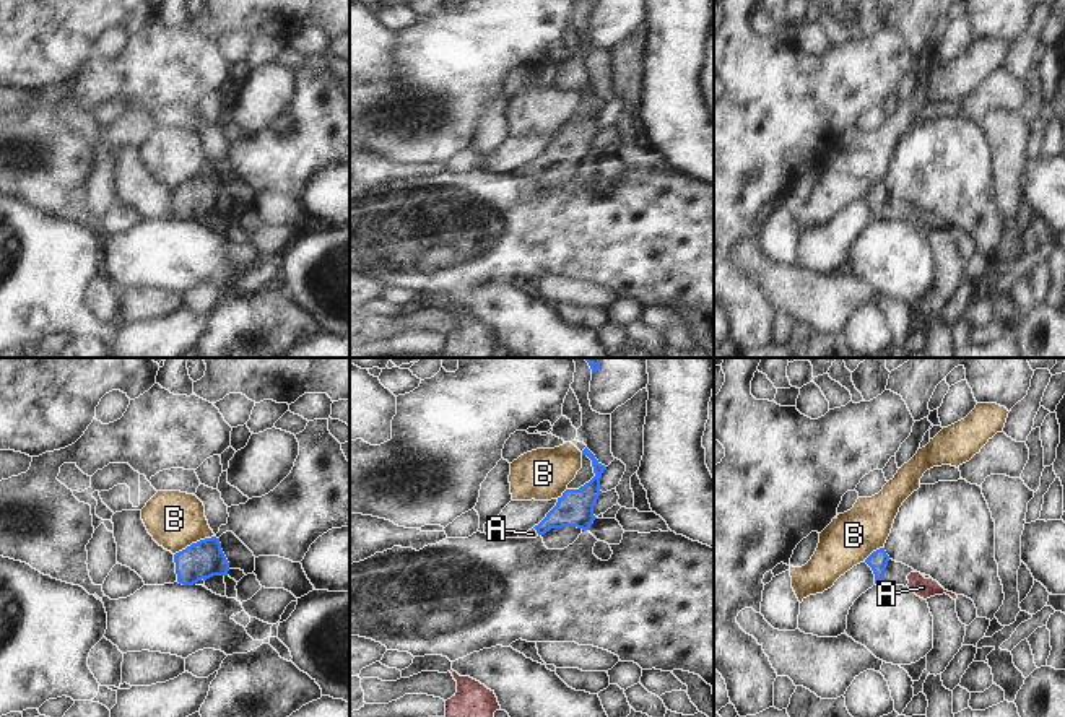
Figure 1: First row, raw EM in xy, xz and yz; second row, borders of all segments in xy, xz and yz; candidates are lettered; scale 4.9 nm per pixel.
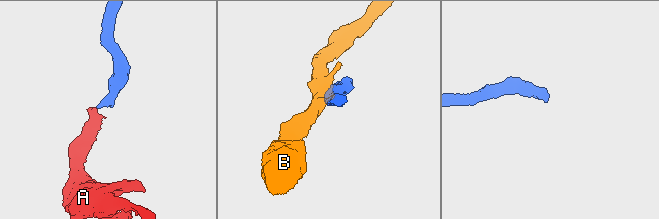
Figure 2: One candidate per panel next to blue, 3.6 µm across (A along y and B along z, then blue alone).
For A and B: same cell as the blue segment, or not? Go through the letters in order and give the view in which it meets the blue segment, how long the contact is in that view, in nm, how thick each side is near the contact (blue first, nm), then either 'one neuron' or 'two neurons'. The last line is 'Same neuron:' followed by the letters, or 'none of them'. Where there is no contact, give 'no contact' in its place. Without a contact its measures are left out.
A: xz | 50 nm | 180/50 nm | one neuron
B: xy | 220 nm | 190/280 nm | two neurons
Same neuron: A

